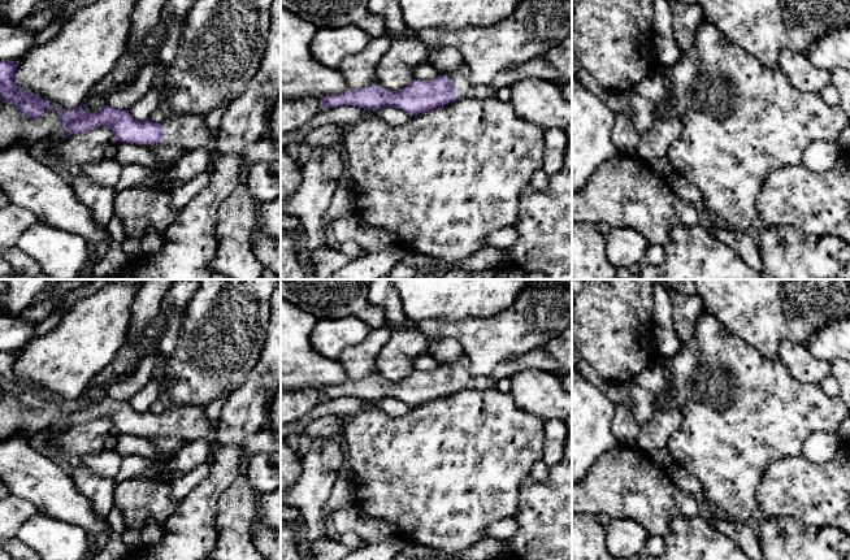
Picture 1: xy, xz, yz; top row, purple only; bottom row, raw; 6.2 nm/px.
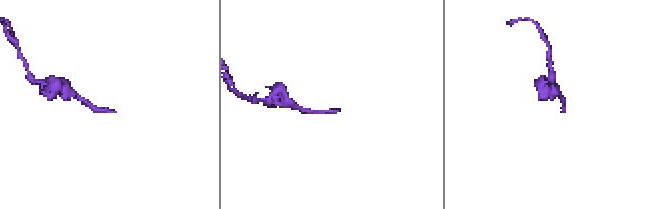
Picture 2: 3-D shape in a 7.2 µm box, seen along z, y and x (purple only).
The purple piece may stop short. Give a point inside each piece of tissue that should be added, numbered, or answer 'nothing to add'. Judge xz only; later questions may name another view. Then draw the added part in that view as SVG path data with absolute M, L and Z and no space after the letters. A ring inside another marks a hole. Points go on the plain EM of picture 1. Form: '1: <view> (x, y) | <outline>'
1: xz (537, 359) | M538 347L532 352L507 356L499 361L495 368L483 375L477 375L470 369L470 361L467 356L451 363L441 363L439 366L448 368L456 378L460 388L487 388L507 377L528 369L539 369L558 375L559 368L552 357L550 357L543 347Z

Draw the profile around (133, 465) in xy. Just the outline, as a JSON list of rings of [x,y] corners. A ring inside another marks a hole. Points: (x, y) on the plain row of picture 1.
[[[129,455],[122,457],[120,472],[114,477],[116,485],[134,477],[156,473],[155,464],[140,455]]]

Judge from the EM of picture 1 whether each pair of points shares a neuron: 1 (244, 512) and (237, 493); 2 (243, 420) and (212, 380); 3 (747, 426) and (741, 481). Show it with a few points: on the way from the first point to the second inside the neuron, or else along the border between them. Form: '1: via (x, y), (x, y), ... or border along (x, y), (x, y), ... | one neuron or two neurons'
1: via (239, 507), (238, 498) | one neuron
2: border along (250, 372), (246, 380), (229, 395) | two neurons
3: via (745, 439), (741, 468) | one neuron

